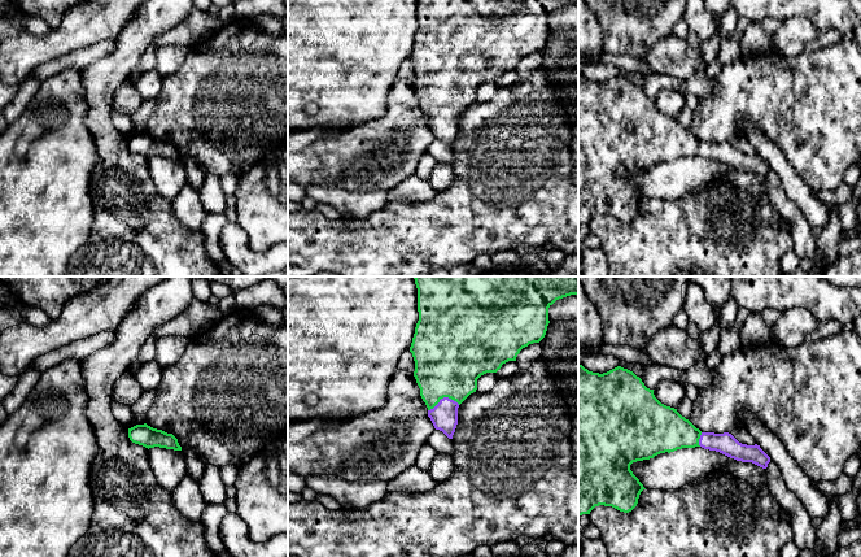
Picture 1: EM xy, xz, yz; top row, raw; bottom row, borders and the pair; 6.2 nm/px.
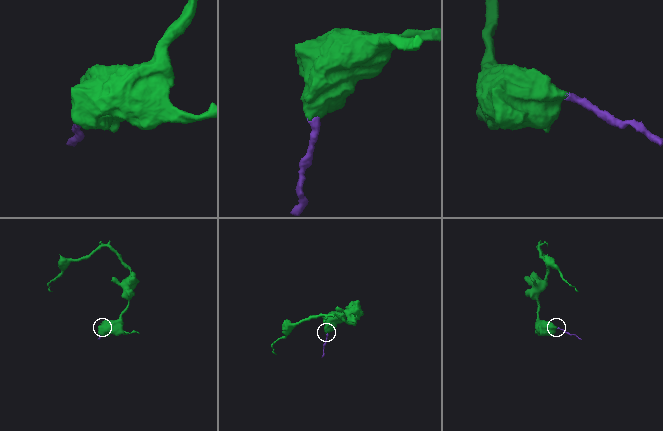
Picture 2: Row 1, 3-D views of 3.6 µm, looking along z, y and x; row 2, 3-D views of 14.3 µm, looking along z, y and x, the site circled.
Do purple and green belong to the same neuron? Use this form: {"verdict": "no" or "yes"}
{"verdict": "yes"}

